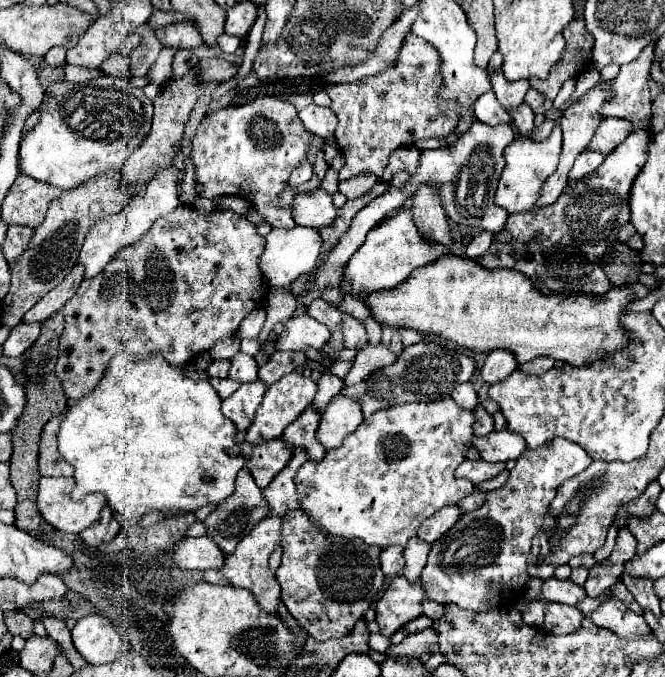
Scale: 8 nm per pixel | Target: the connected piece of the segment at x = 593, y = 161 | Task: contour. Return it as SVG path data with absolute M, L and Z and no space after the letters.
M589 150L581 152L581 156L577 156L577 160L575 160L575 164L573 164L571 172L569 172L569 182L593 174L599 168L601 162L603 162L603 154L589 152Z

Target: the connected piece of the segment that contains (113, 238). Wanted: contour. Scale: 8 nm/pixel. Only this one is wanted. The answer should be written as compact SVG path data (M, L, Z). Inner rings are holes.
M169 166L161 170L149 184L143 196L135 196L119 214L99 218L93 228L89 230L89 236L85 238L85 244L79 254L79 262L85 266L85 278L91 278L103 270L103 266L125 246L135 244L151 226L157 218L165 216L173 208L179 206L179 192L177 192L177 180L179 180L179 170L175 166Z

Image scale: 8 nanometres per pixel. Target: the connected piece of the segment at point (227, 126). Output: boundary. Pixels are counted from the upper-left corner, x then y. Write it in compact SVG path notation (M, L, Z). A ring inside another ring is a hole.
M275 96L255 98L241 106L225 106L215 110L203 118L193 138L191 160L195 166L195 182L203 186L201 196L215 200L219 196L239 196L247 202L253 200L253 208L263 216L263 220L273 228L293 228L295 222L287 208L279 206L281 192L289 186L291 172L307 160L309 146L313 142L313 134L305 130L297 116L297 108L291 102L283 102Z

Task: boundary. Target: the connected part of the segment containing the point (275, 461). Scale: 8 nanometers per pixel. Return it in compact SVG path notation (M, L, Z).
M281 438L263 442L257 446L251 446L247 442L235 444L233 448L229 448L229 454L241 456L247 460L245 470L251 472L251 476L255 478L255 482L261 490L265 490L269 486L269 482L277 476L277 472L281 472L281 468L287 466L287 462L293 456L293 452L285 446L285 442Z

